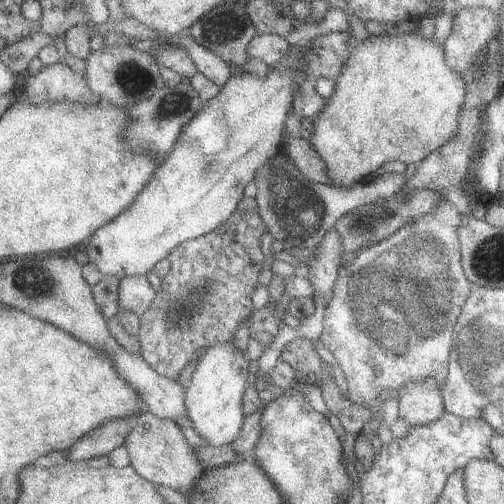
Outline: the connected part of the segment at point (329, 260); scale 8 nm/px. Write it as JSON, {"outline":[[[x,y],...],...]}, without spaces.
{"outline":[[[333,228],[327,230],[317,248],[308,259],[305,277],[312,286],[312,296],[324,298],[326,306],[332,297],[332,286],[338,275],[338,258],[341,257],[340,238]]]}

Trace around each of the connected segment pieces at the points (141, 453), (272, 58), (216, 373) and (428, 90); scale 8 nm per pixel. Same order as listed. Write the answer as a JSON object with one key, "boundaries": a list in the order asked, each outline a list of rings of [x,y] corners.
{"boundaries":[[[[149,411],[138,415],[136,426],[129,431],[122,446],[128,452],[131,468],[155,486],[161,484],[181,494],[191,495],[194,494],[194,486],[198,485],[198,478],[205,472],[174,420],[159,418]]],[[[273,33],[256,34],[245,49],[245,56],[249,59],[262,60],[269,67],[275,66],[287,52],[288,44],[282,36]]],[[[232,341],[203,349],[195,363],[193,374],[185,386],[183,404],[192,427],[207,445],[230,445],[240,433],[244,421],[242,394],[248,384],[248,363]]],[[[398,34],[395,36],[381,35],[373,36],[370,38],[359,41],[348,57],[345,59],[342,69],[339,70],[336,79],[334,80],[334,89],[331,96],[325,101],[324,107],[317,113],[317,116],[312,119],[312,133],[310,139],[307,141],[310,147],[322,158],[326,177],[330,180],[329,185],[334,187],[343,187],[344,189],[349,188],[356,182],[363,181],[375,174],[375,170],[382,164],[387,162],[395,162],[399,160],[406,165],[409,163],[421,162],[431,151],[439,148],[446,140],[449,140],[457,128],[457,119],[459,109],[462,107],[463,96],[466,95],[464,91],[464,84],[466,80],[460,75],[457,75],[453,69],[450,69],[444,60],[444,53],[442,52],[441,45],[437,40],[429,38],[429,40],[421,40],[417,34]]]]}

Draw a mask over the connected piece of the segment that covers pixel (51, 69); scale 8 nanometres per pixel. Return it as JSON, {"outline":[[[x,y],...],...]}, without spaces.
{"outline":[[[65,64],[44,66],[41,72],[31,76],[25,85],[24,96],[38,104],[81,103],[94,105],[101,98],[89,87],[86,77]]]}

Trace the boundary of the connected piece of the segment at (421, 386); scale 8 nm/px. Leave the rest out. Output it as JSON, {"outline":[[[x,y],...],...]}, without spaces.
{"outline":[[[433,377],[406,382],[394,396],[398,402],[398,416],[405,420],[406,426],[437,420],[445,411],[440,387]]]}

